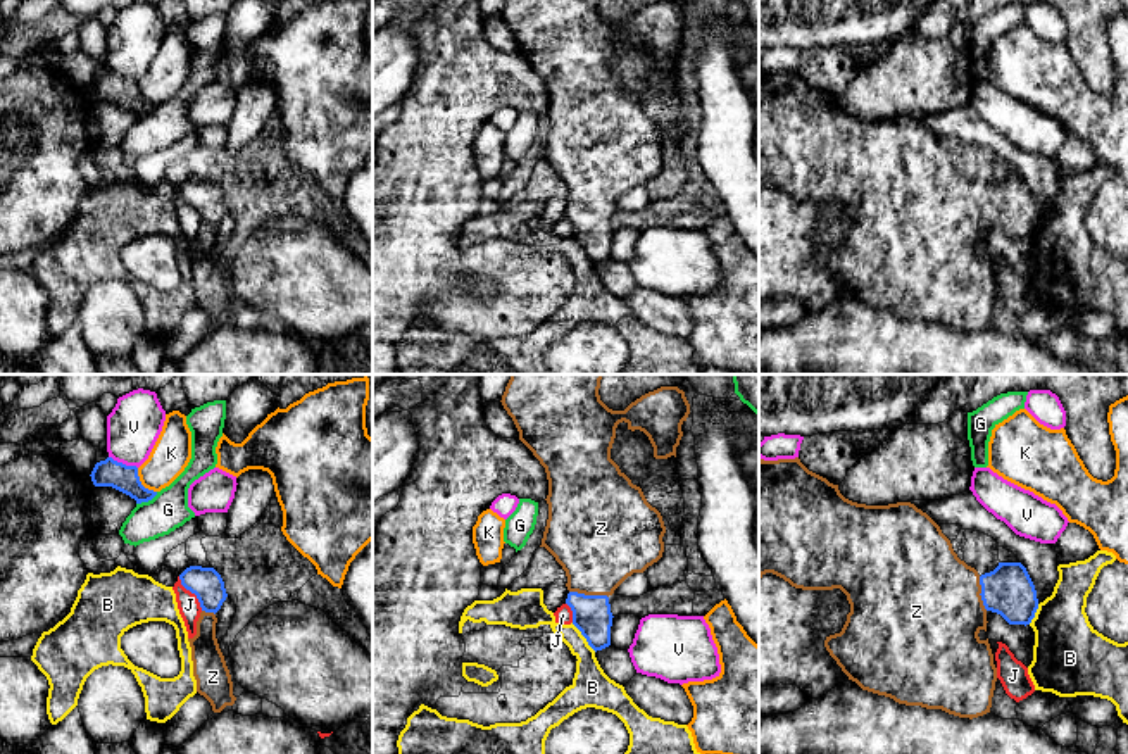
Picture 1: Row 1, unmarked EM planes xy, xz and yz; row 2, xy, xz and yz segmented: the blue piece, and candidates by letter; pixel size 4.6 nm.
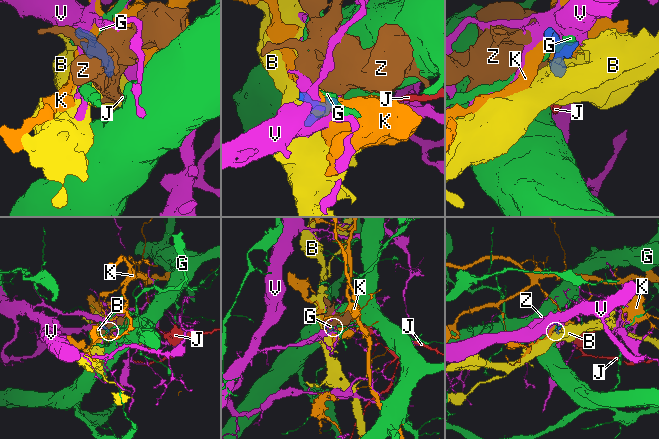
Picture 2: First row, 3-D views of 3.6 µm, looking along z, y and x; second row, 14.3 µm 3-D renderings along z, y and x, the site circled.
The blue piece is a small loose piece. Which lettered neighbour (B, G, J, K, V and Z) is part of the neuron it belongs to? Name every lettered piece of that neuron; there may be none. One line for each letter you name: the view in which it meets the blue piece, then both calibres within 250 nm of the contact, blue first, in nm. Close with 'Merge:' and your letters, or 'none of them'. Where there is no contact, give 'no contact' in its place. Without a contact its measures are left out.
Z: xz | 180/400 nm
Merge: Z

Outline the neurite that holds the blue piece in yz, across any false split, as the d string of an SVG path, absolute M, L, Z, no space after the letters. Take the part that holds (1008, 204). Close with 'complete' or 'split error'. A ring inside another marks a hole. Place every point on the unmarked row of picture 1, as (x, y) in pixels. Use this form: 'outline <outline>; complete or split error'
outline M799 71L759 74L759 193L773 186L795 202L802 204L833 204L840 202L850 217L850 226L840 247L830 248L824 254L824 261L837 274L849 293L855 295L862 304L885 309L899 317L921 319L926 323L942 323L959 331L978 331L990 326L992 311L997 295L997 281L993 278L993 267L987 254L981 254L978 247L987 245L987 226L1000 228L1009 238L1030 238L1038 223L1038 212L1035 198L1021 176L999 176L999 179L985 188L968 179L957 171L950 154L942 147L940 140L921 123L911 116L897 116L888 119L866 119L845 112L838 98L830 97L826 91L809 85Z; split error

